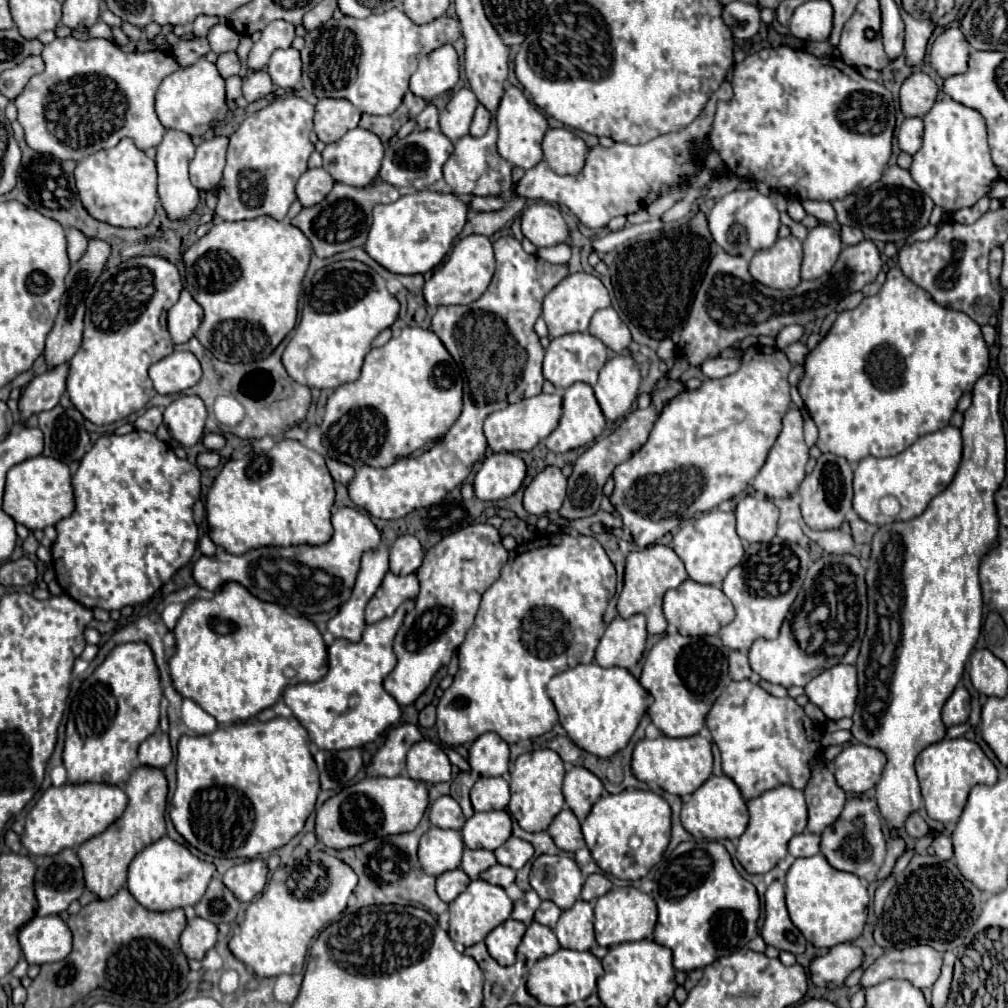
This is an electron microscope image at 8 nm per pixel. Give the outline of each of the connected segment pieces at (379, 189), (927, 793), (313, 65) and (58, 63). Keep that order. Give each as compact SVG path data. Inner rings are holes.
M377 180L365 188L353 188L347 184L335 184L333 190L323 198L323 202L303 208L291 224L297 226L313 244L313 250L319 258L329 258L337 252L351 250L355 246L363 246L371 228L371 210L375 204L389 204L395 202L401 196L397 188L391 188L391 184Z
M943 738L941 742L935 742L927 746L917 756L917 776L921 784L923 802L927 808L927 814L931 820L937 820L941 824L957 822L967 796L975 784L995 784L997 782L997 768L995 764L985 756L981 746L977 742L971 742L967 738Z
M399 8L367 18L331 18L325 28L321 24L315 32L307 32L305 36L301 50L303 88L317 98L345 98L365 114L385 116L395 112L401 104L419 58L443 44L453 44L459 36L461 30L455 18L441 16L419 26Z
M67 36L67 38L55 38L51 44L43 46L41 58L45 62L45 70L41 74L37 74L37 76L31 76L31 80L25 86L25 90L15 98L15 106L17 106L17 112L19 112L17 120L19 120L19 124L25 130L25 142L33 150L43 152L43 154L51 154L51 156L55 156L59 160L75 160L75 162L79 162L79 160L83 160L83 158L87 158L87 156L91 156L91 154L95 154L99 150L113 148L125 136L131 138L139 150L147 150L151 146L157 146L163 140L165 128L161 126L161 122L159 122L159 118L155 114L155 92L157 92L159 84L163 82L163 78L179 68L177 60L169 52L143 52L143 54L139 54L139 52L121 52L115 44L111 44L109 40L103 40L103 38L93 38L93 40L85 40L83 42L83 40L73 38L73 36Z

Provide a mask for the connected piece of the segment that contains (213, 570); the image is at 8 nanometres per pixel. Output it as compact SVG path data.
M339 508L333 512L335 534L321 546L289 546L289 548L255 548L241 556L229 554L217 548L213 556L201 556L193 566L195 582L211 592L217 592L227 582L245 586L253 596L263 602L287 606L289 612L319 614L329 612L345 604L351 596L363 552L377 550L381 544L381 532L367 514L357 508Z

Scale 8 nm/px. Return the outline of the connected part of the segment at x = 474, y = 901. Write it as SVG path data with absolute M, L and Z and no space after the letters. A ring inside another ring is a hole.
M473 880L465 892L461 892L451 904L449 904L449 914L451 914L451 922L449 922L449 936L453 942L461 944L461 946L473 946L481 940L485 940L485 936L499 924L503 924L513 912L513 900L505 894L503 888L487 884L485 880Z

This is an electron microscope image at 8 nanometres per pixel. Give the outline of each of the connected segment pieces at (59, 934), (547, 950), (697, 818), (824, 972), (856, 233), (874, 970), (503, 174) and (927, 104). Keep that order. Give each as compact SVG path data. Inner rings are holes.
M35 916L19 930L19 942L29 964L59 962L71 952L71 930L61 916Z
M533 922L527 928L527 932L525 932L525 936L519 944L519 952L525 954L527 960L531 960L531 962L535 962L539 958L545 958L549 954L555 954L559 948L561 946L559 946L559 940L557 940L555 932L547 926L539 924L539 922Z
M723 774L723 776L711 776L699 790L691 794L691 800L683 804L681 822L683 822L683 828L687 828L687 832L691 832L695 838L733 840L745 832L749 824L749 814L747 814L745 798L741 796L737 784Z
M851 942L837 944L827 954L817 956L817 958L811 960L811 966L809 966L811 982L815 986L839 988L839 986L843 986L843 980L855 968L861 966L861 962L863 962L861 948L853 946Z
M841 226L841 240L845 246L851 246L851 244L857 244L861 242L865 236L859 228L851 228L851 226Z
M907 946L879 956L861 976L861 988L889 978L905 978L917 988L931 988L941 974L941 954L931 946Z
M491 120L491 128L487 130L485 136L473 138L473 136L463 136L455 144L455 152L449 156L449 160L443 166L445 182L447 186L461 196L507 196L511 192L511 162L499 156L497 152L497 128L495 120Z
M913 72L901 86L901 112L925 116L937 98L937 84L925 72Z

